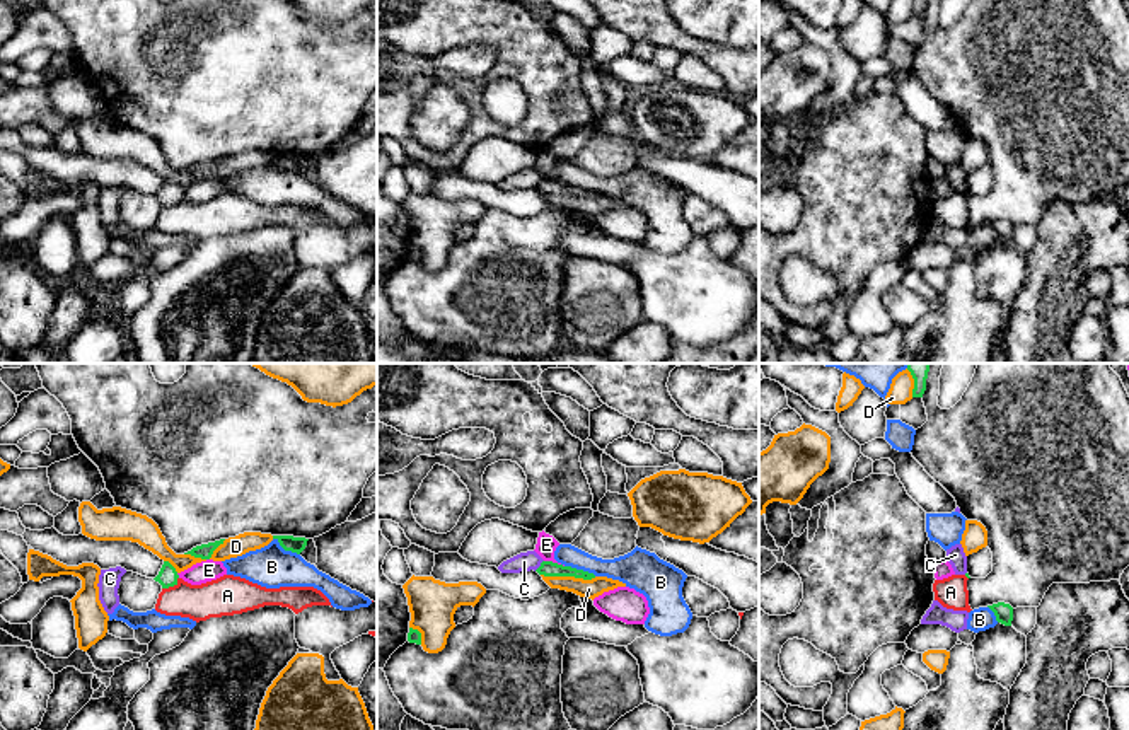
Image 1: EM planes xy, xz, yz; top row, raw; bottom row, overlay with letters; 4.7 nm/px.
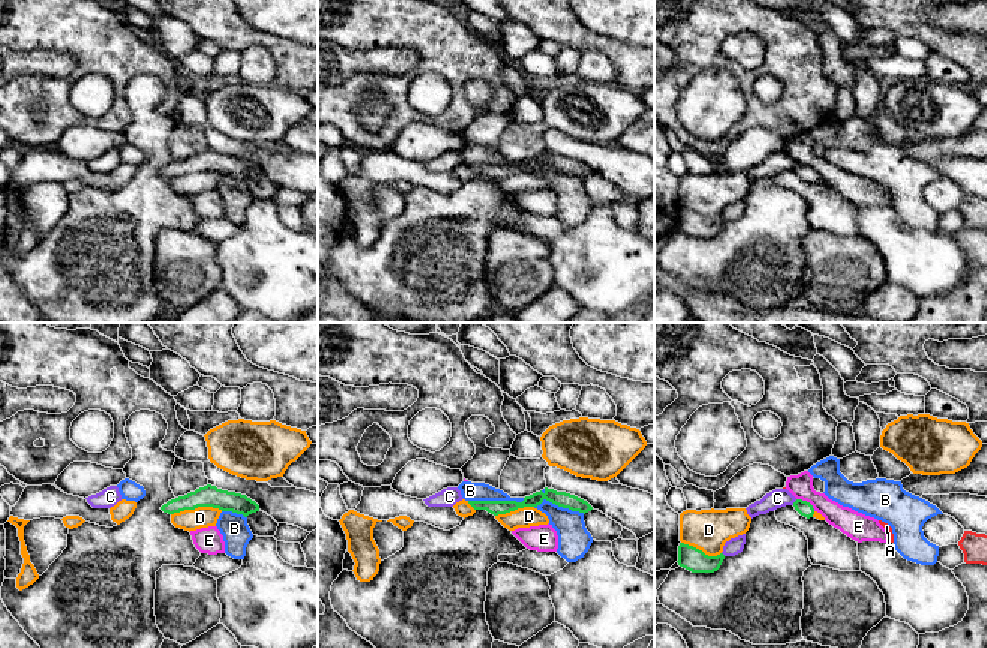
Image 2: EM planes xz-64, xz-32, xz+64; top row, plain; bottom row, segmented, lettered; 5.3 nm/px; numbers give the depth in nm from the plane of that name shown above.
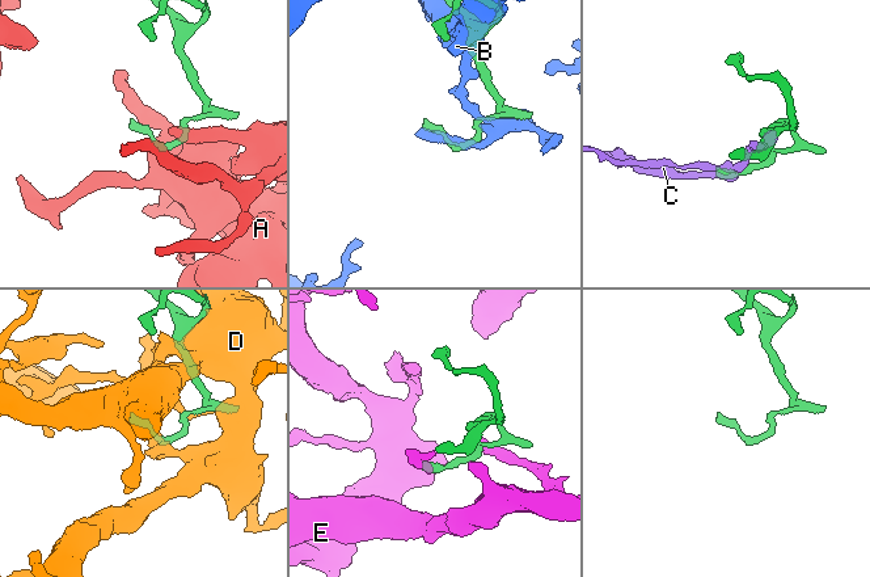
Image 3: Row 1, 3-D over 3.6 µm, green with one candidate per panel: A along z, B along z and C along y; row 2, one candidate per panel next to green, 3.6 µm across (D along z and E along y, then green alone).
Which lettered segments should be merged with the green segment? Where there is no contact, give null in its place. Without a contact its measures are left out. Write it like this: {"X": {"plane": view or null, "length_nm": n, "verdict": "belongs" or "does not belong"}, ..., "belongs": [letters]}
{"A": {"plane": "xy", "length_nm": 100, "verdict": "does not belong"}, "B": {"plane": "xz", "length_nm": 160, "verdict": "does not belong"}, "C": {"plane": "xz", "length_nm": 70, "verdict": "does not belong"}, "D": {"plane": "xz", "length_nm": 260, "verdict": "does not belong"}, "E": {"plane": "xz", "length_nm": 100, "verdict": "does not belong"}, "belongs": []}

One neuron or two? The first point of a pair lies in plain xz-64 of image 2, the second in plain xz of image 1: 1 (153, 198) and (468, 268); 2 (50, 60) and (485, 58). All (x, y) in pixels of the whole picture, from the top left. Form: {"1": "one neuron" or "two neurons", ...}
{"1": "one neuron", "2": "one neuron"}

